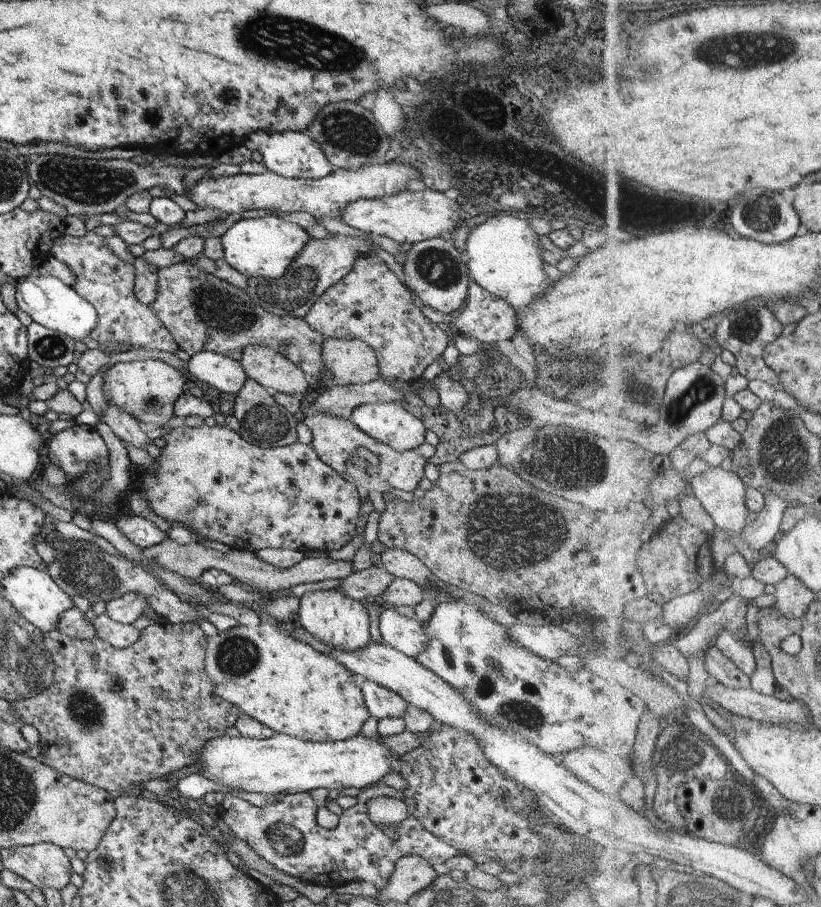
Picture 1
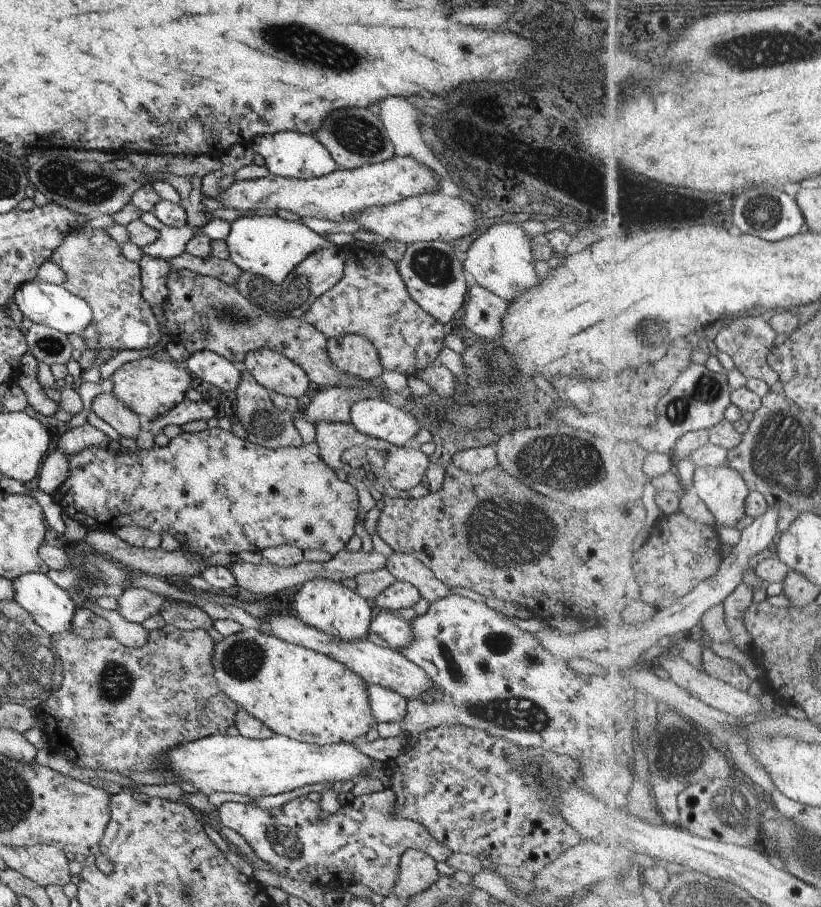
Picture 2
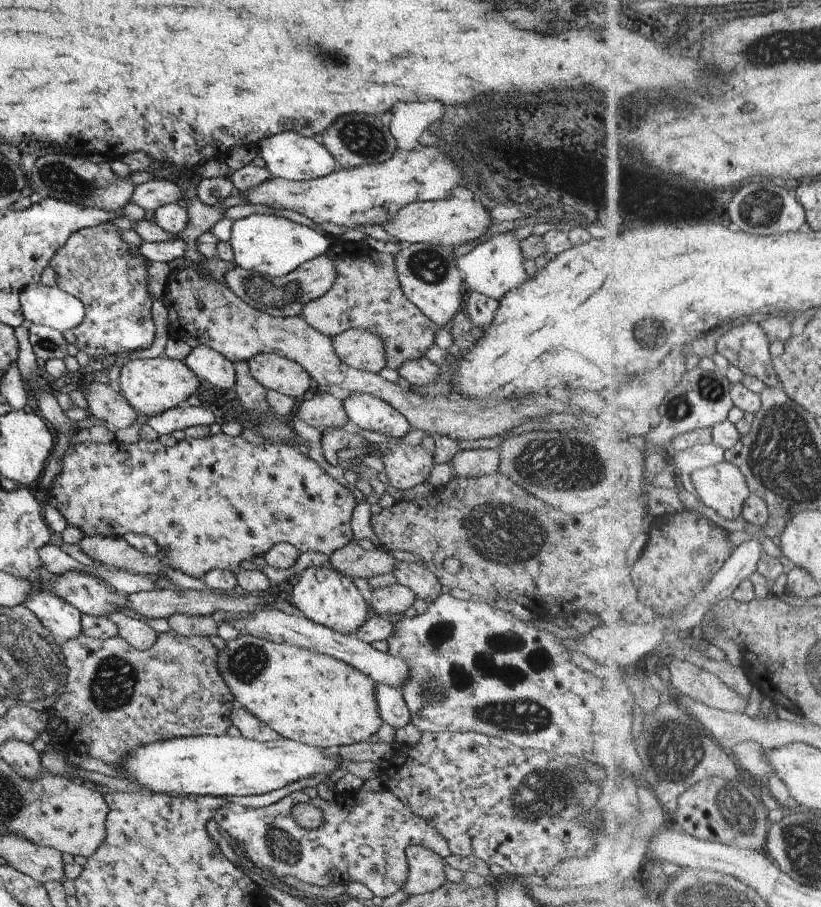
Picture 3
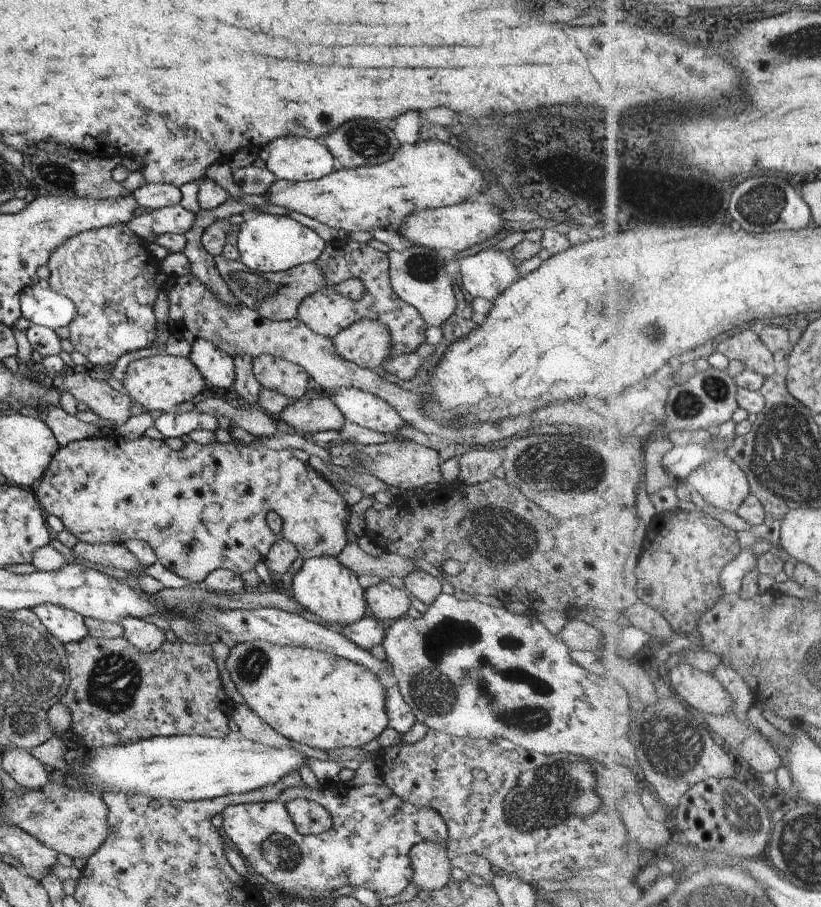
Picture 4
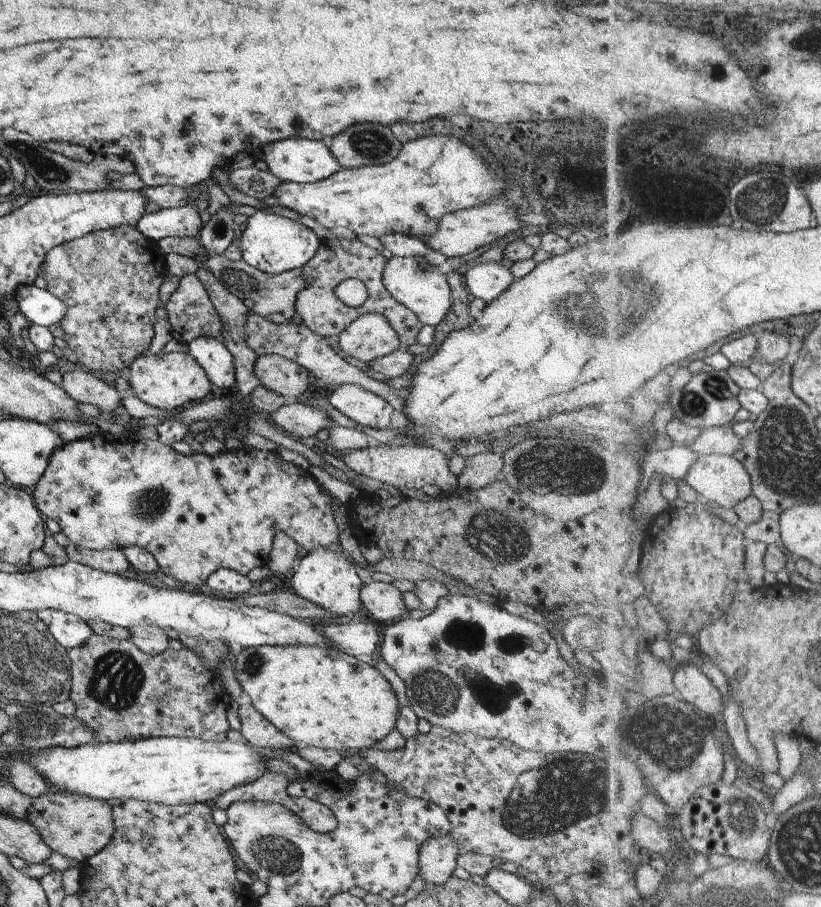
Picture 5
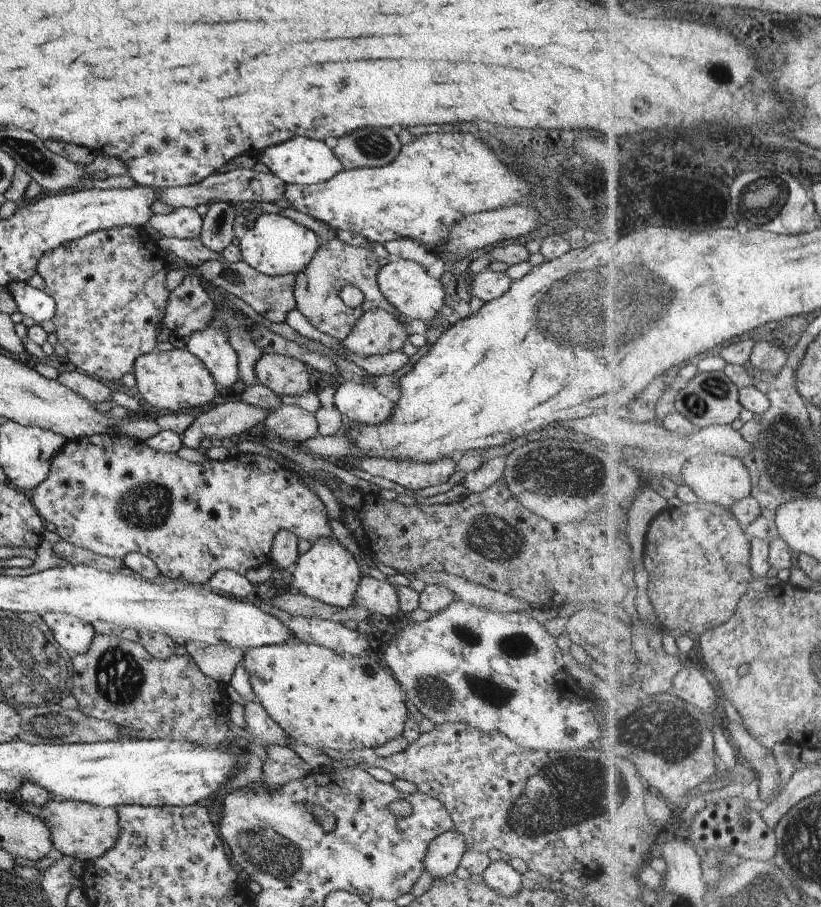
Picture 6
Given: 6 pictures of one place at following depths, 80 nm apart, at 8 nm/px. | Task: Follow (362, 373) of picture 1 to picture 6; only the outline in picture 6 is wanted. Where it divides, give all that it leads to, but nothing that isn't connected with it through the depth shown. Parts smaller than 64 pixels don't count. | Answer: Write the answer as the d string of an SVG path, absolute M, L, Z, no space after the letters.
M385 309L366 310L355 322L352 331L341 341L351 352L360 355L382 355L389 351L399 351L407 342L408 328Z

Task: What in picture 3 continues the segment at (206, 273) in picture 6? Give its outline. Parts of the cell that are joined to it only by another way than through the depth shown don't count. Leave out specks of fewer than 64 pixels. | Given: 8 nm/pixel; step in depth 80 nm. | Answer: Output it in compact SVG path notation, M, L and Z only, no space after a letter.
M325 254L302 262L294 271L280 277L265 277L235 265L224 272L223 283L251 308L272 317L299 317L302 306L331 288L336 270Z

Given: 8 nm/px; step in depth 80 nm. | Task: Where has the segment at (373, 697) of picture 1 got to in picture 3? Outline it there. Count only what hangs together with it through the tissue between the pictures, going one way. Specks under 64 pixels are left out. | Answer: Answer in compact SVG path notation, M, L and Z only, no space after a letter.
M374 683L374 689L378 713L383 723L397 730L410 722L410 712L407 712L407 705L399 690L377 683Z

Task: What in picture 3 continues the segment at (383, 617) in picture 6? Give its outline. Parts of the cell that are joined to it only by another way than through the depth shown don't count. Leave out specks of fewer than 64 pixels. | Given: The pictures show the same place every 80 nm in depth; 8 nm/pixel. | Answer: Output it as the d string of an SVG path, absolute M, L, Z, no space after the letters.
M395 583L386 587L370 590L370 600L368 605L373 608L373 612L379 616L393 616L405 612L409 606L412 606L416 599L415 595L403 585Z

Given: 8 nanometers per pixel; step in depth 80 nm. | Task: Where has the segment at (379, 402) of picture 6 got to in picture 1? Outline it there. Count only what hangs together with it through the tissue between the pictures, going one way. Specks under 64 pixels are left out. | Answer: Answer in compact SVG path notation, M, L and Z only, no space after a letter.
M365 403L347 418L367 436L396 451L415 449L423 442L424 422L393 403Z

